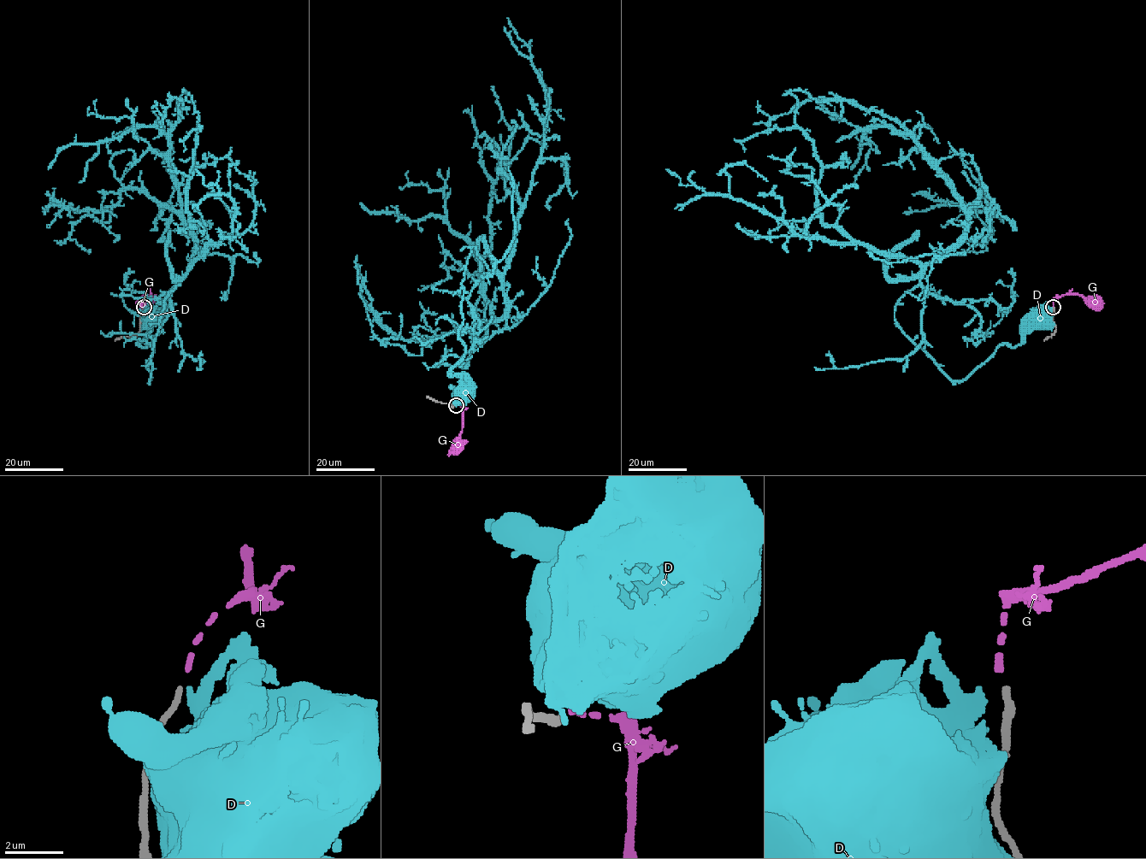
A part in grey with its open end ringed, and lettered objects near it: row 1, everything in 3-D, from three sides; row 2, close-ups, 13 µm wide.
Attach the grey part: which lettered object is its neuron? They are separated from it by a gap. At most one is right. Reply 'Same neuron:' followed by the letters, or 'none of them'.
Same neuron: G

